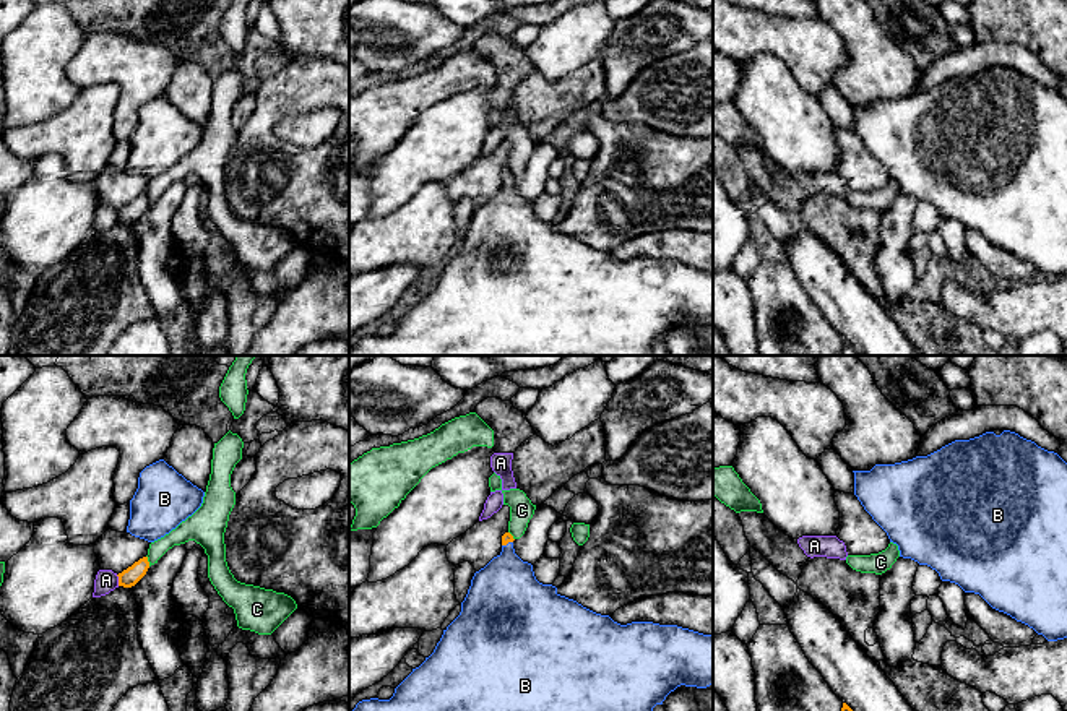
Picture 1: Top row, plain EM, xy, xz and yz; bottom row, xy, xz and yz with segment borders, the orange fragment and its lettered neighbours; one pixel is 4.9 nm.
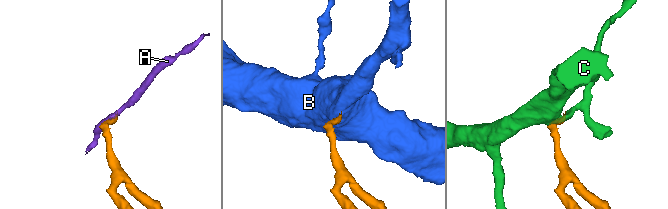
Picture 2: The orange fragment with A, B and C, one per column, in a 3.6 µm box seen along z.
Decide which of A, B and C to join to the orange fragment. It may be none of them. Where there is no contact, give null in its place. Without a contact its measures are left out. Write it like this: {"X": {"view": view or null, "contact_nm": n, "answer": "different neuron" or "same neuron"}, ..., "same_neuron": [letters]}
{"A": {"view": "xy", "contact_nm": 60, "answer": "different neuron"}, "B": {"view": "xz", "contact_nm": 60, "answer": "same neuron"}, "C": {"view": "xy", "contact_nm": 60, "answer": "different neuron"}, "same_neuron": ["B"]}

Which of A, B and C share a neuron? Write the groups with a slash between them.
A / B / C

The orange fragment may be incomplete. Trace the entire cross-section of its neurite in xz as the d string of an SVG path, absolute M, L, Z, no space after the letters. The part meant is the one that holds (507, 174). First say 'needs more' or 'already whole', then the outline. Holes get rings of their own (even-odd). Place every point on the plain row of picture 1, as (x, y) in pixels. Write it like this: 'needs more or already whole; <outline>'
needs more; M502 172L502 188L484 205L474 209L460 252L443 266L434 289L413 305L413 308L395 325L390 336L362 336L349 349L349 356L651 356L653 344L663 341L666 333L677 323L706 325L713 320L713 273L677 261L659 261L653 258L632 258L620 261L609 252L596 250L573 235L560 232L552 221L536 216L533 201L523 198L513 185L513 172Z

